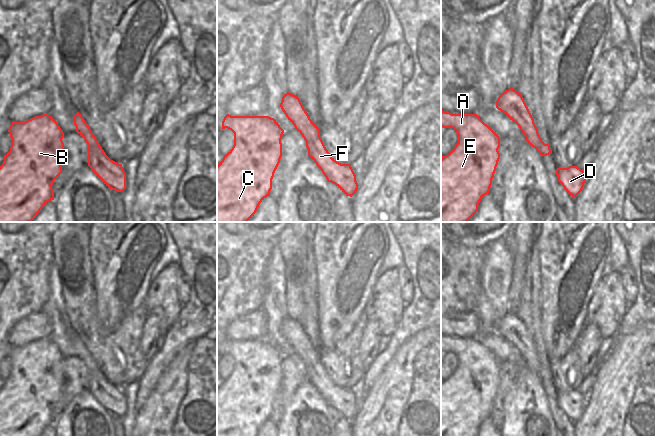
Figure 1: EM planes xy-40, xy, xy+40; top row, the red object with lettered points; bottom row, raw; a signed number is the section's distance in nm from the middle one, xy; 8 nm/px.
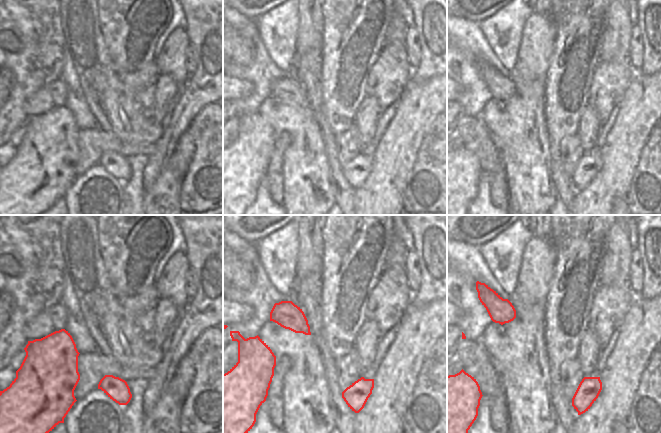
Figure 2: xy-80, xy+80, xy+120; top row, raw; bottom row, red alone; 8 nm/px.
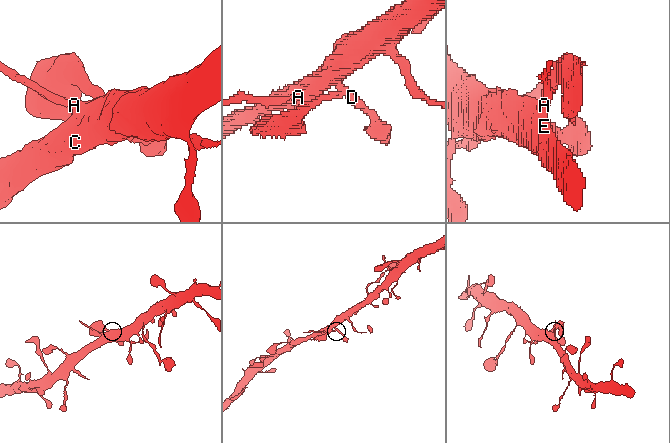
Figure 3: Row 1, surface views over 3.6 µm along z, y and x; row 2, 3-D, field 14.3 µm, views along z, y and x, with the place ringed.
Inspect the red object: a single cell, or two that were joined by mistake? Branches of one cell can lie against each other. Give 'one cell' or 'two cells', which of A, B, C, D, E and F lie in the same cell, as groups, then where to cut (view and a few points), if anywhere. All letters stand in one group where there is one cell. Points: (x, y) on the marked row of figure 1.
one cell | A B C D E F | no cut

